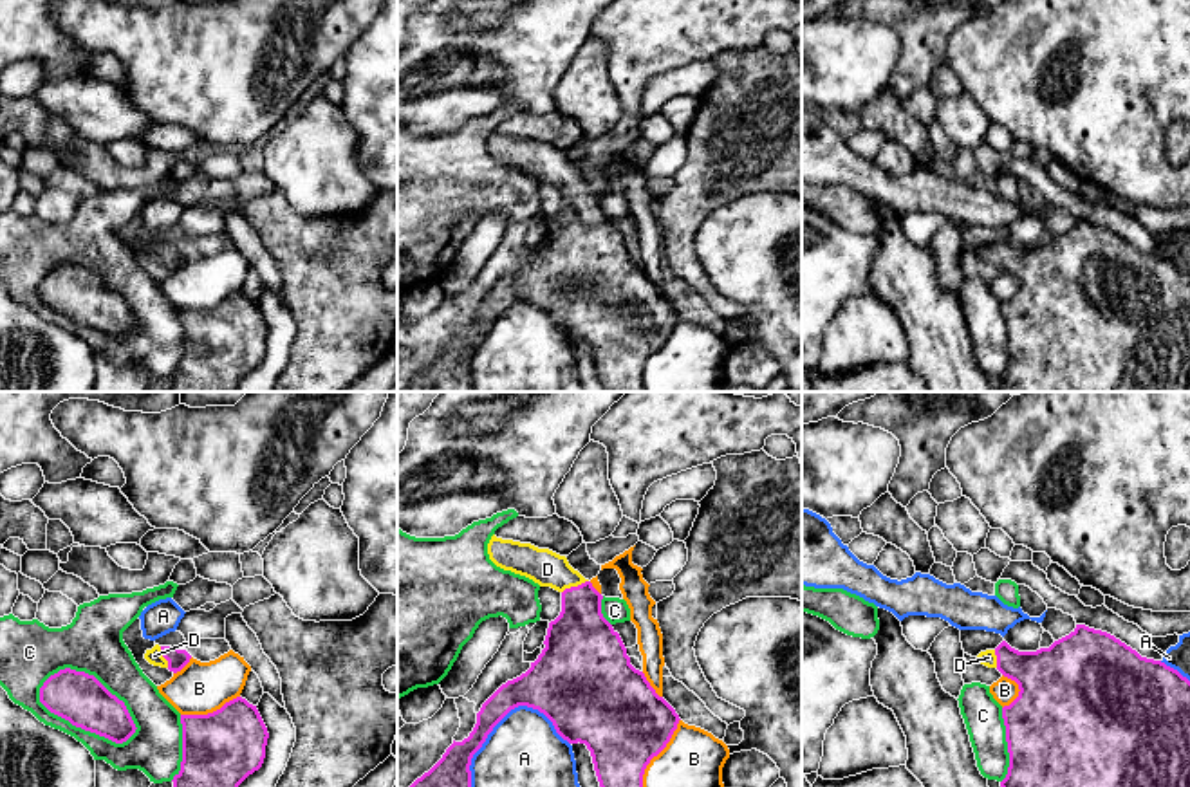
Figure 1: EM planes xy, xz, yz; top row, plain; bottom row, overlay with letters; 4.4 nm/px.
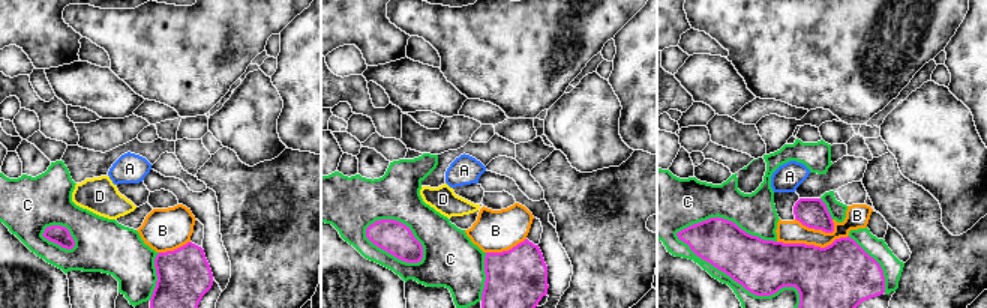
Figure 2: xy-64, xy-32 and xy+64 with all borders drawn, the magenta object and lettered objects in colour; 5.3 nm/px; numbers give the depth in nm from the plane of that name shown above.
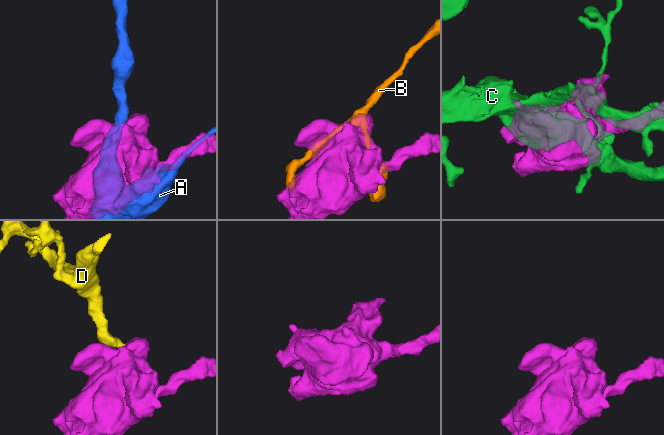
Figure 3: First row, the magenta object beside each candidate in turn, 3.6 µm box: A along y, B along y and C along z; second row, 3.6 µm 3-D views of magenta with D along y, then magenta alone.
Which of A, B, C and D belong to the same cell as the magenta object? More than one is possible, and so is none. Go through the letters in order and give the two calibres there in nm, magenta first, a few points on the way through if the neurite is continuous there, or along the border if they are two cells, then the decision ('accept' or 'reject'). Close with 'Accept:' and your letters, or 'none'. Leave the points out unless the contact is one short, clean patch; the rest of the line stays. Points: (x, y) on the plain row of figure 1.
A: calibres 200 and 440 nm; reject
B: calibres 400 and 340 nm; reject
C: calibres 220 and 130 nm; reject
D: calibres 320 and 160 nm; way xz (580, 239), (580, 195), (575, 183), (548, 165); accept
Accept: D

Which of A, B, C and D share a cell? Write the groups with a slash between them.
A / B / C / D

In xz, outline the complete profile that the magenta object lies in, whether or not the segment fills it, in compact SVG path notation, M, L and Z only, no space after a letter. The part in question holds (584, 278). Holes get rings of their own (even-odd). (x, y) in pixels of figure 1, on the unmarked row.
M495 130L488 139L489 155L540 182L562 190L562 208L549 218L545 244L520 273L502 280L477 309L468 334L455 338L442 354L404 392L471 392L471 354L493 323L515 303L527 301L544 309L556 329L569 339L585 339L603 392L645 392L643 370L654 352L670 338L679 319L675 305L655 289L645 269L630 260L619 229L601 209L603 191L574 166L565 152L531 139L502 135Z

